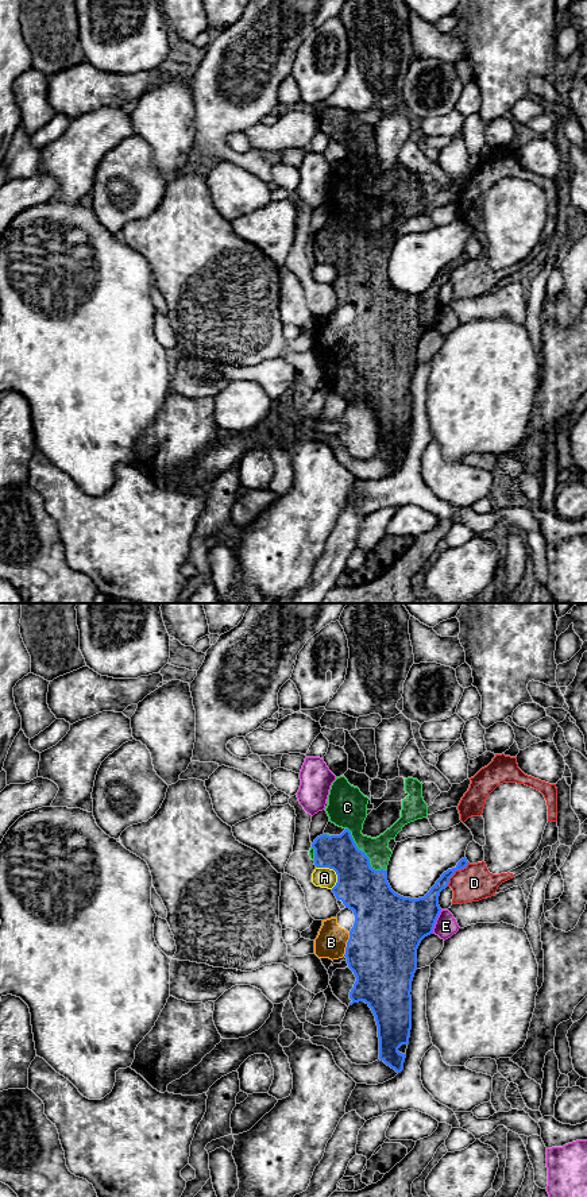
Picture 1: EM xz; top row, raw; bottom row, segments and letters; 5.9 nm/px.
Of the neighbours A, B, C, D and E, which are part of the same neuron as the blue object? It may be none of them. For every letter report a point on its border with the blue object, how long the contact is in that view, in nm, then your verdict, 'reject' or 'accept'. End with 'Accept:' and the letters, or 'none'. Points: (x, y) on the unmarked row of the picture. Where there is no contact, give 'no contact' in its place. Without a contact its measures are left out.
A: xz (335, 266) | 160 nm | reject
B: xz (347, 340) | 150 nm | accept
C: xz (365, 250) | 360 nm | accept
D: xz (455, 266) | 190 nm | reject
E: xz (435, 317) | 160 nm | reject
Accept: B, C

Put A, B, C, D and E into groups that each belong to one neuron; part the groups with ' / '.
A / B C / D / E

